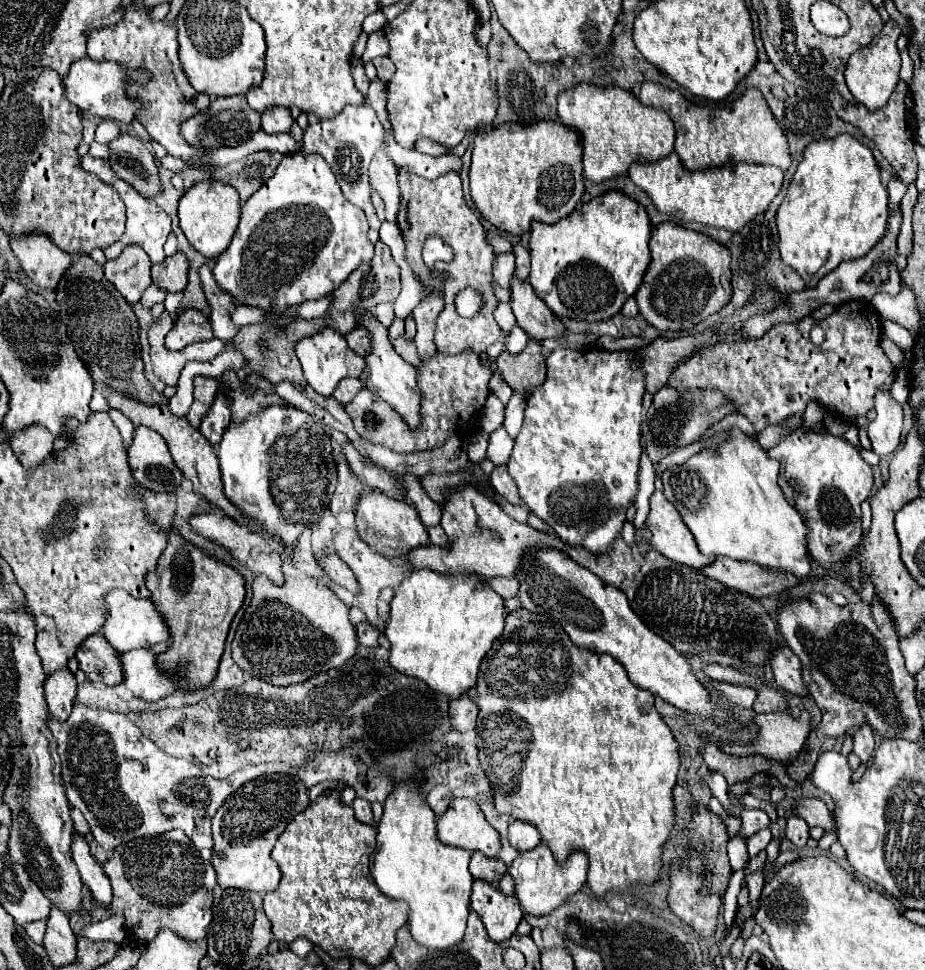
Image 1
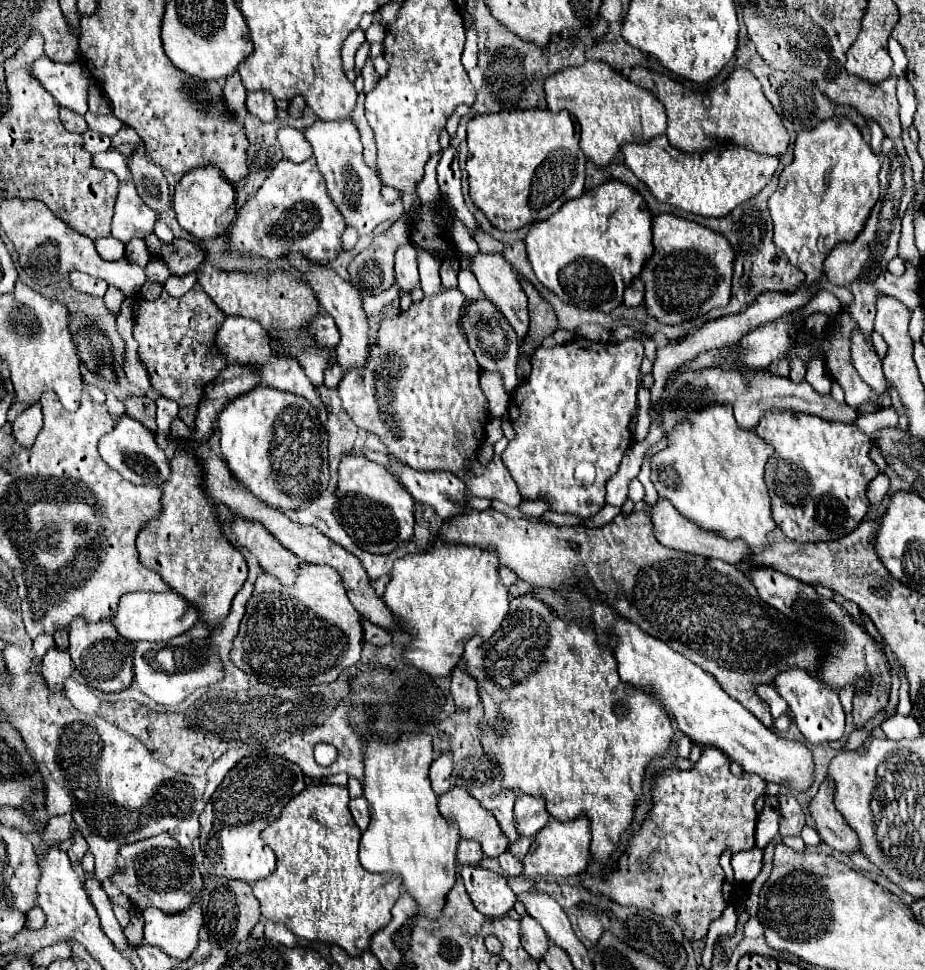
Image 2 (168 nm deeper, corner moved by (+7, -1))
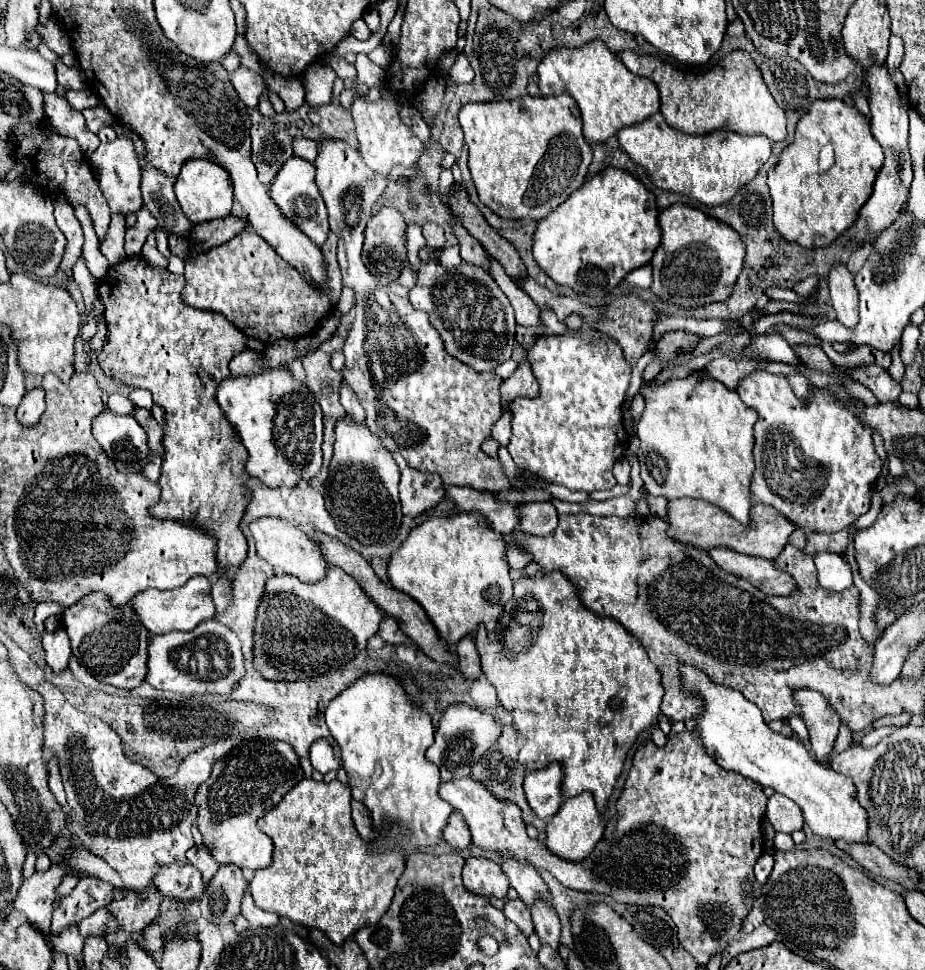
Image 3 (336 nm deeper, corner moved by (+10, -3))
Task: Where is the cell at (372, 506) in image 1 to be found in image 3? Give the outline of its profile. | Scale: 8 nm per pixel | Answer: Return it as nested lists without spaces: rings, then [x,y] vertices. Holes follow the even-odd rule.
[[[350,416],[336,422],[334,456],[328,470],[330,476],[326,480],[324,500],[336,528],[362,544],[394,540],[402,522],[402,506],[398,498],[400,470],[392,454],[382,448],[382,442],[370,432],[366,422],[356,422]]]

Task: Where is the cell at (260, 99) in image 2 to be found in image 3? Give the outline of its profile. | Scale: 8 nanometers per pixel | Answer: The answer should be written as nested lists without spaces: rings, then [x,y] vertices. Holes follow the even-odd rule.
[[[240,66],[238,70],[234,70],[230,74],[230,80],[232,80],[232,86],[236,88],[240,100],[248,106],[248,108],[254,108],[258,106],[258,100],[260,100],[260,94],[262,90],[266,88],[262,76],[250,68],[244,68]]]

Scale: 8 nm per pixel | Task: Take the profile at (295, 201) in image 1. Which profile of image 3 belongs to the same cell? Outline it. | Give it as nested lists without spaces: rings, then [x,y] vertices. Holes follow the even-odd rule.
[[[298,156],[286,160],[286,164],[280,168],[278,176],[274,178],[272,186],[270,186],[270,194],[272,194],[272,200],[280,206],[280,210],[296,222],[296,226],[310,238],[314,240],[316,246],[322,246],[326,242],[326,236],[330,232],[328,228],[328,214],[326,214],[326,206],[324,206],[324,200],[318,192],[318,186],[314,182],[314,166],[312,162],[306,162]]]

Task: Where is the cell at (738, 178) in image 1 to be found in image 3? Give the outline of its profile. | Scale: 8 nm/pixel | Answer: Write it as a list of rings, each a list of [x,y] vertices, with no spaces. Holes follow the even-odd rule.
[[[662,112],[626,126],[618,132],[618,142],[628,156],[650,174],[658,188],[688,194],[708,206],[728,202],[742,184],[756,176],[760,166],[772,154],[766,136],[744,136],[730,130],[714,130],[702,136],[682,134],[664,122]]]

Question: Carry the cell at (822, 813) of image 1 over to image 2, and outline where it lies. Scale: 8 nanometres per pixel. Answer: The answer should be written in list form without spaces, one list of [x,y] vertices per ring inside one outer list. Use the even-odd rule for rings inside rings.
[[[829,780],[821,784],[815,798],[809,802],[809,814],[825,844],[845,854],[857,850],[857,834],[849,828],[845,818],[837,814],[833,806],[833,786],[829,786]]]

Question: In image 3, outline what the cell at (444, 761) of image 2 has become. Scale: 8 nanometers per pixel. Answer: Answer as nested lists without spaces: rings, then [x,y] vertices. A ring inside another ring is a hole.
[[[462,702],[452,704],[444,712],[444,716],[436,728],[436,740],[426,750],[426,758],[440,768],[442,782],[454,780],[454,778],[464,778],[464,776],[470,776],[472,764],[478,762],[478,758],[496,744],[500,734],[502,734],[502,726],[494,720],[492,714],[480,712],[478,708],[472,708]]]

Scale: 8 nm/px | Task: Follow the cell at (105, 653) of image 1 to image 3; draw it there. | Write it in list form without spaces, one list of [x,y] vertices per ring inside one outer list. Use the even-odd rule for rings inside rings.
[[[92,592],[62,612],[64,628],[68,630],[72,642],[72,656],[100,682],[132,690],[142,684],[146,678],[146,644],[150,634],[142,624],[138,624],[138,616],[134,616],[134,608],[130,604],[122,608],[110,608],[106,604],[106,596],[100,592]]]

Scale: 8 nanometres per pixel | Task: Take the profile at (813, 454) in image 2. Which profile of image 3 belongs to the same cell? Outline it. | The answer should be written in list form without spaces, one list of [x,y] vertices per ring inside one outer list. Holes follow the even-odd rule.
[[[756,368],[740,378],[736,390],[744,404],[758,412],[758,422],[754,426],[756,470],[750,480],[754,500],[774,506],[798,528],[812,532],[840,532],[868,512],[872,486],[880,476],[882,460],[874,450],[866,424],[854,418],[848,408],[842,408],[826,388],[814,388],[814,400],[798,400],[784,374],[772,374],[764,368]]]

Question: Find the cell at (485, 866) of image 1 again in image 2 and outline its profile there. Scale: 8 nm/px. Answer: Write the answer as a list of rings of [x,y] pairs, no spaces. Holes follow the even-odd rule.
[[[461,840],[457,850],[457,862],[461,866],[477,866],[485,858],[481,846],[475,840]]]

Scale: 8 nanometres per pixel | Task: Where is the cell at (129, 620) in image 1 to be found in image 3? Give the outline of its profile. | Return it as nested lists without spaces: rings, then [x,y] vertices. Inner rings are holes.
[[[204,576],[190,578],[182,588],[172,588],[172,590],[150,588],[146,592],[140,592],[138,596],[134,596],[132,606],[150,634],[166,634],[172,630],[188,632],[188,630],[194,630],[200,622],[214,618],[216,614],[214,600],[210,596],[210,582]]]

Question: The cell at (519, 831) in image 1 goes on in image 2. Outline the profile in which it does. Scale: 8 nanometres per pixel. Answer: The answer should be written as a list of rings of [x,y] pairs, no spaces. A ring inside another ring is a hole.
[[[519,796],[513,808],[513,818],[517,822],[517,832],[525,838],[535,836],[549,822],[545,802],[535,796]]]

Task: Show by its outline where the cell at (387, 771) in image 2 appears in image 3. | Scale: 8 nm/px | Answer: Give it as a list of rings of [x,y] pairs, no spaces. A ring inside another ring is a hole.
[[[386,672],[360,676],[330,700],[324,720],[340,746],[340,762],[348,774],[352,798],[366,804],[374,824],[400,822],[414,830],[404,842],[378,840],[374,848],[400,846],[406,852],[416,852],[420,846],[436,846],[442,840],[442,828],[448,822],[452,806],[438,796],[440,772],[424,756],[434,742],[432,718],[416,708],[400,678]]]

